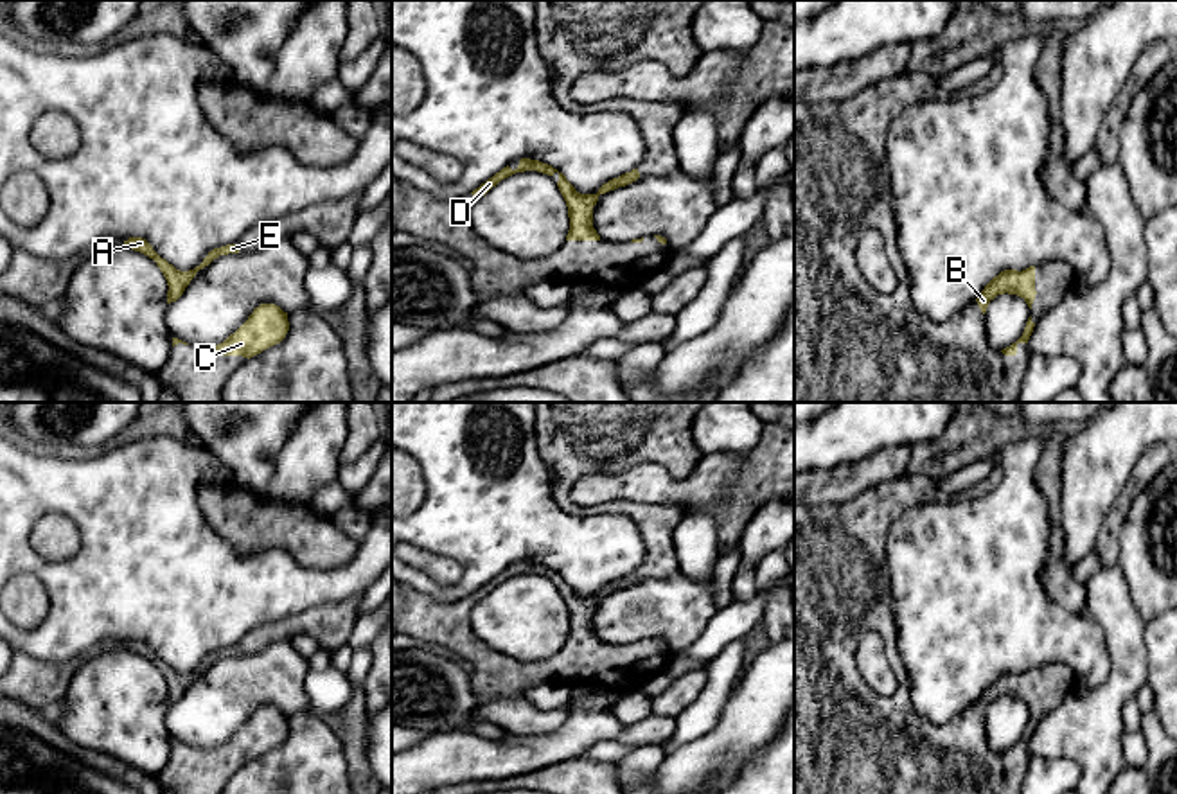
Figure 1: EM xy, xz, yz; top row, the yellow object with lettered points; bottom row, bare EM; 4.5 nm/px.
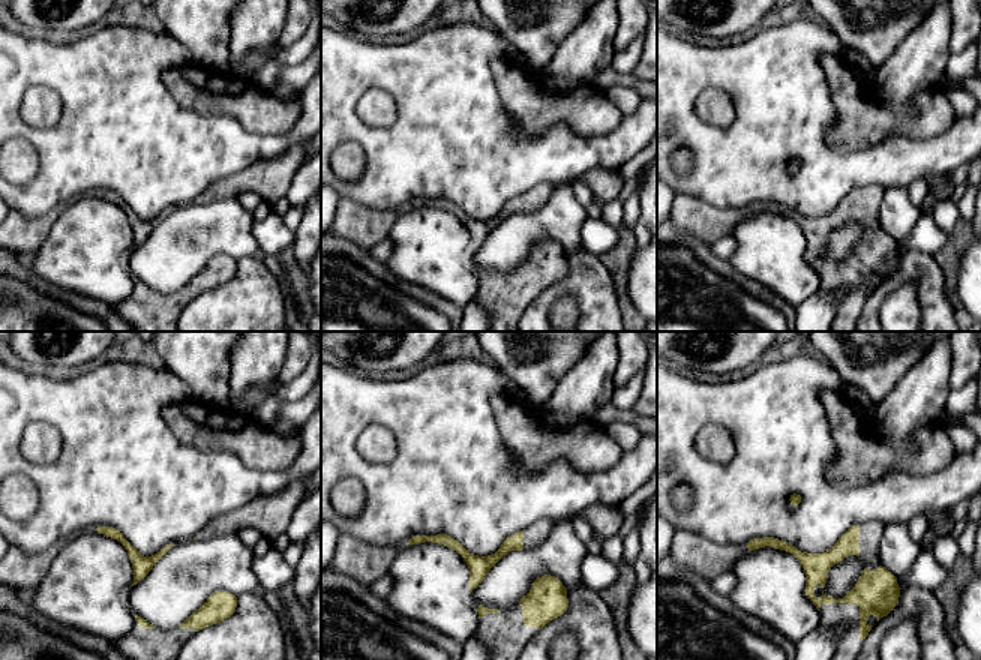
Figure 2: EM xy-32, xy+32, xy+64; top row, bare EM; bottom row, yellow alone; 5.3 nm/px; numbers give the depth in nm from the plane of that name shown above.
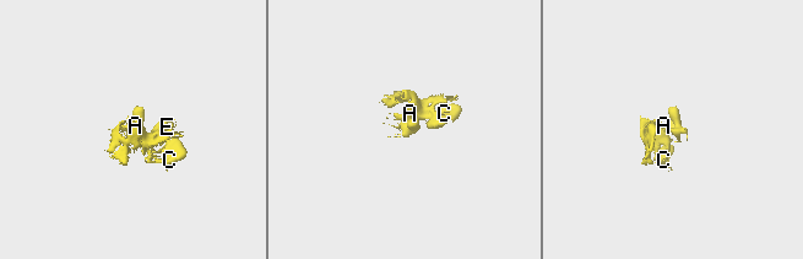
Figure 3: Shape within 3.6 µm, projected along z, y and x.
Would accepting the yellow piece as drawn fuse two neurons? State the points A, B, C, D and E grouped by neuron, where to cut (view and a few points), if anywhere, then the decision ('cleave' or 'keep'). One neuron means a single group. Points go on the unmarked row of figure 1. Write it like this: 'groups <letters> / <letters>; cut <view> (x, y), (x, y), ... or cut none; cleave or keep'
groups A B C D E; cut none; keep

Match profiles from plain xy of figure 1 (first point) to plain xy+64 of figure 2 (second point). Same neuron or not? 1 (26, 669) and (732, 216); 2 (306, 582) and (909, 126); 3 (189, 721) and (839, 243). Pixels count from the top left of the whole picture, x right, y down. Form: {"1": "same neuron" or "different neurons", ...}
{"1": "same neuron", "2": "different neurons", "3": "same neuron"}

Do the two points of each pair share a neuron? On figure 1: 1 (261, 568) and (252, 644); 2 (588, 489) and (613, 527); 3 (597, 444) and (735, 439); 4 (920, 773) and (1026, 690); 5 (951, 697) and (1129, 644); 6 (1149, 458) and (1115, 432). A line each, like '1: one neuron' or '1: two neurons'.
1: two neurons
2: two neurons
3: two neurons
4: one neuron
5: two neurons
6: two neurons

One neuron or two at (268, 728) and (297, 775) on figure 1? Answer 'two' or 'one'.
two

